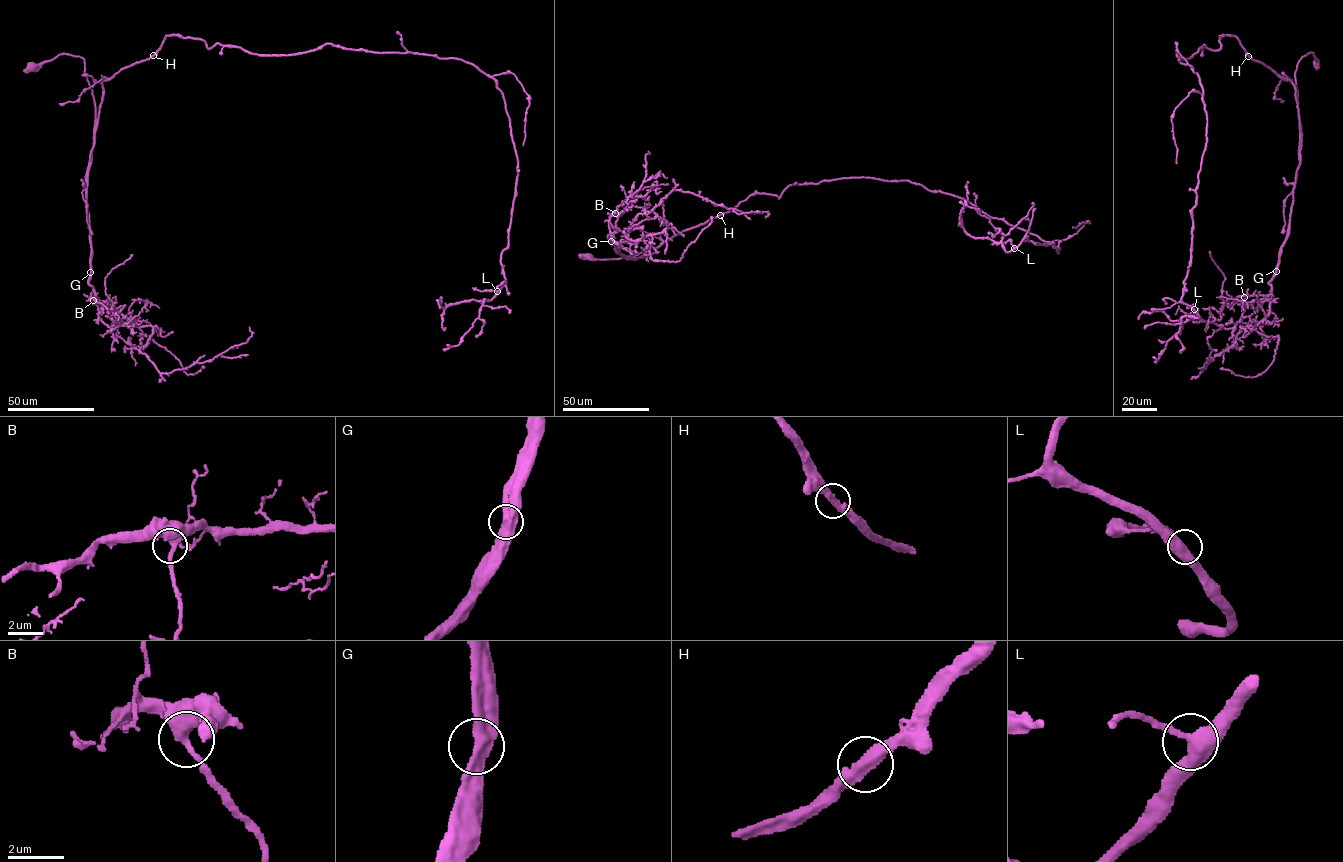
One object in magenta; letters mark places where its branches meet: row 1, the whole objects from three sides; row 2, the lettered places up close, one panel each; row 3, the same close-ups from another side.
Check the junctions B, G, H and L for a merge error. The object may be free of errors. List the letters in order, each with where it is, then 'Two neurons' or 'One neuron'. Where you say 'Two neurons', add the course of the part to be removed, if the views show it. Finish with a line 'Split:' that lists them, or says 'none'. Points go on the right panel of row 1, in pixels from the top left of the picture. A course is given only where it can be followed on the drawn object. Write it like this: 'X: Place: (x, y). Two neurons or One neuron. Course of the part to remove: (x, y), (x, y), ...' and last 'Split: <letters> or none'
B: Place: (1244, 297). One neuron
G: Place: (1276, 271). One neuron
H: Place: (1248, 56). One neuron
L: Place: (1194, 309). One neuron
Split: none

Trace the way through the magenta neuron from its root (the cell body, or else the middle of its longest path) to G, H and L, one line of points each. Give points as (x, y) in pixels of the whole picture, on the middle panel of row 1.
G: (588, 257), (617, 259), (637, 255), (641, 247), (644, 254), (637, 259), (629, 259), (616, 252), (611, 241)
H: (588, 257), (617, 259), (637, 255), (641, 247), (644, 254), (635, 259), (646, 256), (681, 231), (720, 215)
L: (588, 257), (641, 247), (636, 259), (751, 194), (861, 177), (955, 195), (1059, 248), (1027, 236), (1014, 248)

